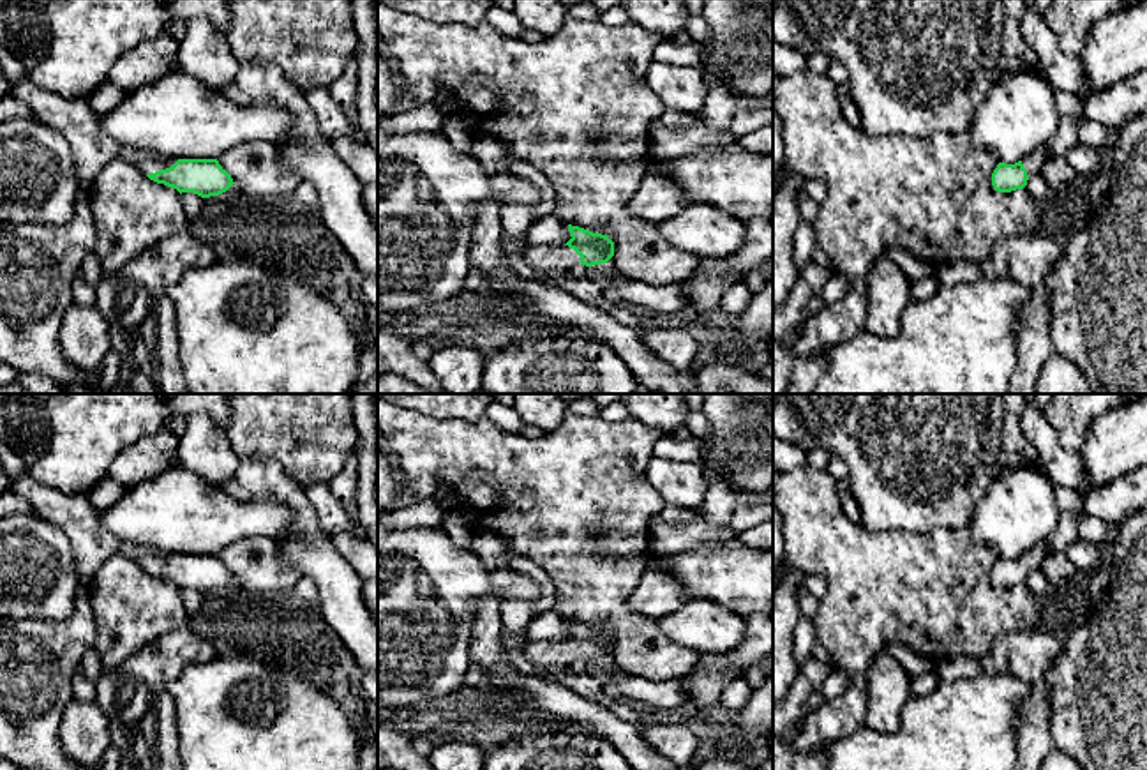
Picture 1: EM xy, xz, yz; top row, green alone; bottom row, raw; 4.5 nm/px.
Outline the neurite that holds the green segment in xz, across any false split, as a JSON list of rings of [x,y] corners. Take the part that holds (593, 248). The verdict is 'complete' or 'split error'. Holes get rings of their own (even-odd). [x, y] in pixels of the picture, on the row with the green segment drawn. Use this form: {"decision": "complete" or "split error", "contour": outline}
{"decision": "split error", "contour": [[[568,224],[570,240],[552,245],[529,245],[524,251],[526,263],[535,272],[572,270],[575,265],[600,265],[614,256],[614,242],[602,233]]]}

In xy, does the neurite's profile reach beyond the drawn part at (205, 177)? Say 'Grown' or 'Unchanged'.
Grown

